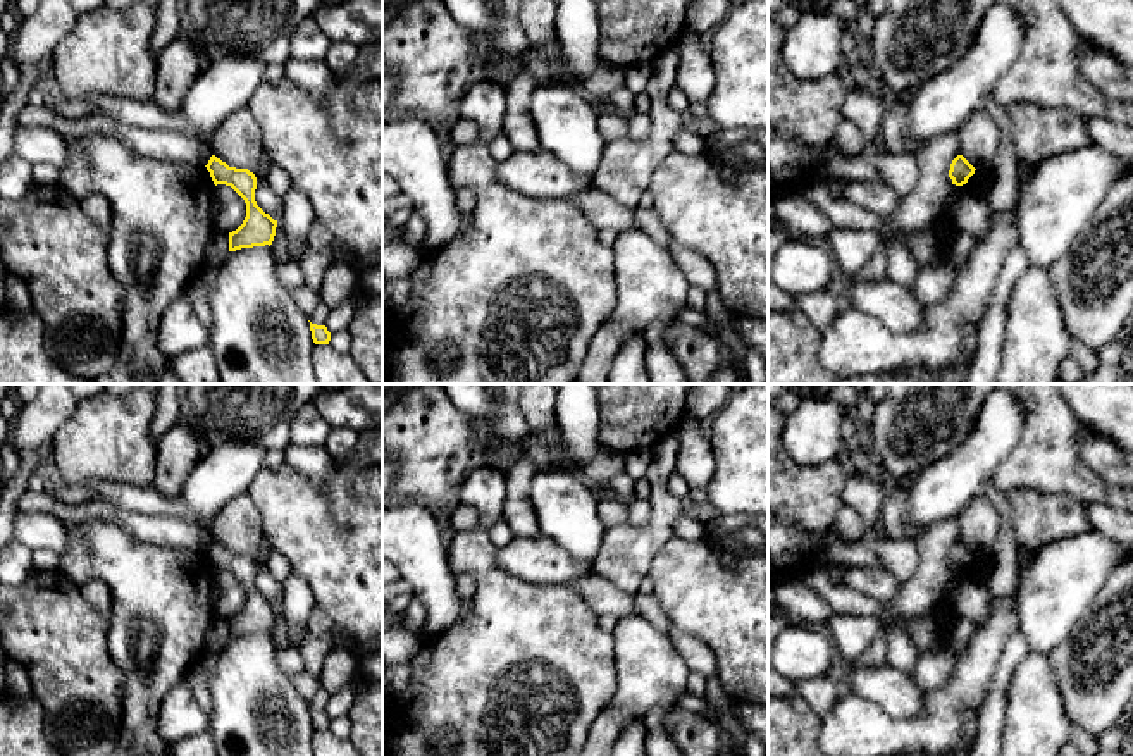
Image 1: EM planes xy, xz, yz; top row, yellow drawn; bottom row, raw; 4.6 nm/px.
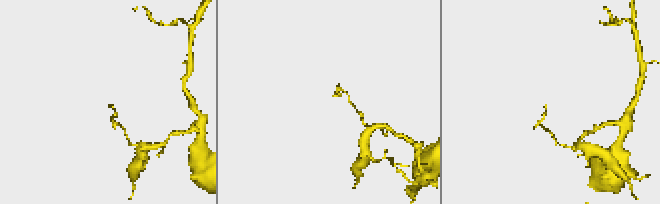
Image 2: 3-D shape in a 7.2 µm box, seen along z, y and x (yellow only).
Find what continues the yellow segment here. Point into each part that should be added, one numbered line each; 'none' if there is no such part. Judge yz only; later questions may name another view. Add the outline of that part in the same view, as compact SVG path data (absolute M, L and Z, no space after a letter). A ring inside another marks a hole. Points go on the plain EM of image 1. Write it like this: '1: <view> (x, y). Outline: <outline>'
none

